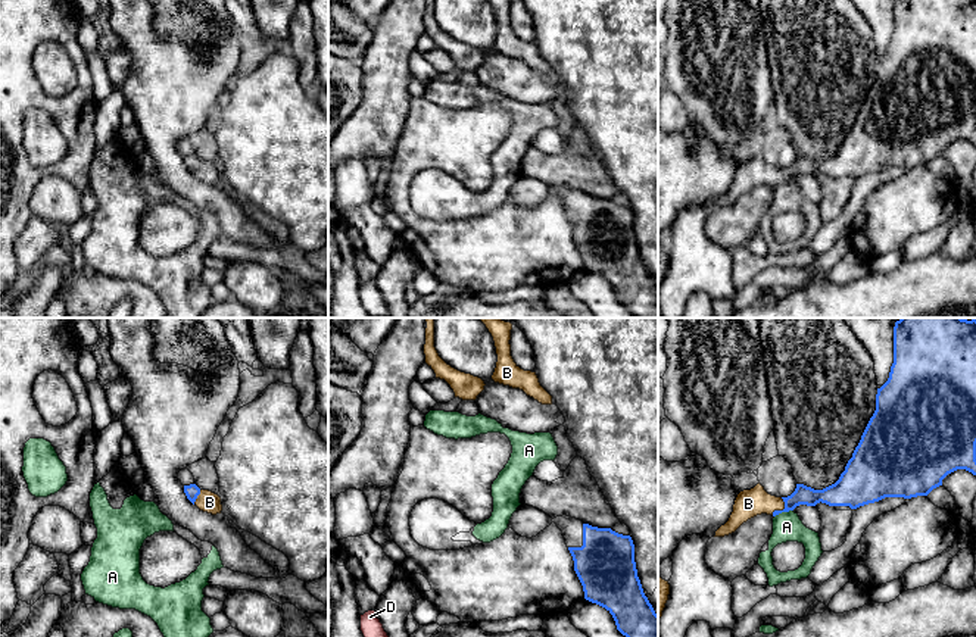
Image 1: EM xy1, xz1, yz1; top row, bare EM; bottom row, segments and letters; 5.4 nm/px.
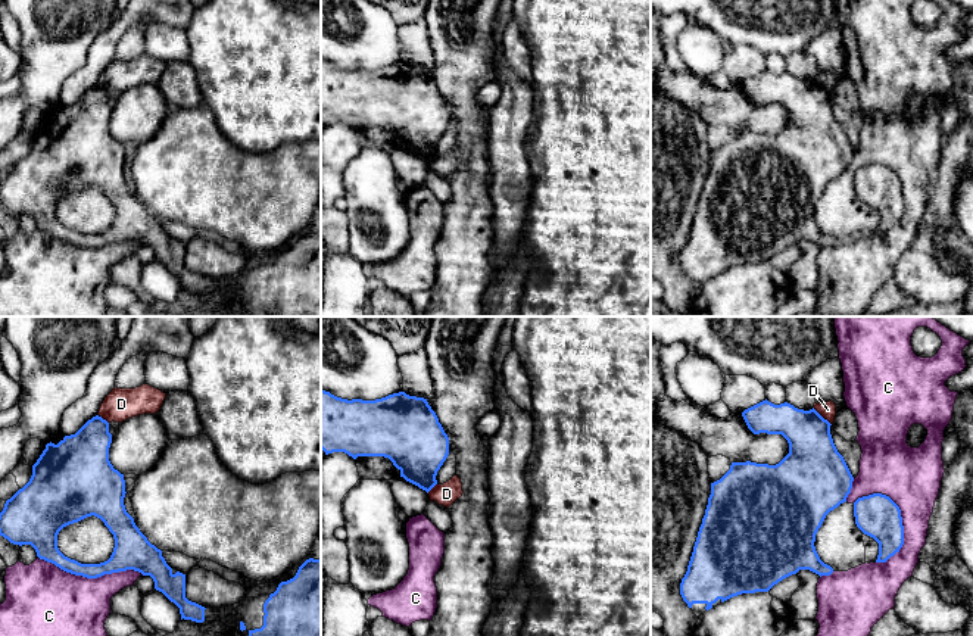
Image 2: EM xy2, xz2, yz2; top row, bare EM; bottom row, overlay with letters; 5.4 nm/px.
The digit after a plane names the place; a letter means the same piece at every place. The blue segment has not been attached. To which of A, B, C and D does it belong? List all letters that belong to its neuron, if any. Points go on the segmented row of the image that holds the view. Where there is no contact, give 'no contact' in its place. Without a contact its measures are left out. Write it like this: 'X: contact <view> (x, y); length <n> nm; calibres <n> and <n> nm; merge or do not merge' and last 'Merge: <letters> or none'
A: contact yz1 (783, 511); length 110 nm; calibres 110 and 160 nm; do not merge
B: contact yz1 (783, 509); length 110 nm; calibres 110 and 150 nm; merge
C: contact yz2 (903, 530); length 400 nm; calibres 240 and 280 nm; do not merge
D: contact yz2 (820, 415); length 140 nm; calibres 280 and 90 nm; do not merge
Merge: B

